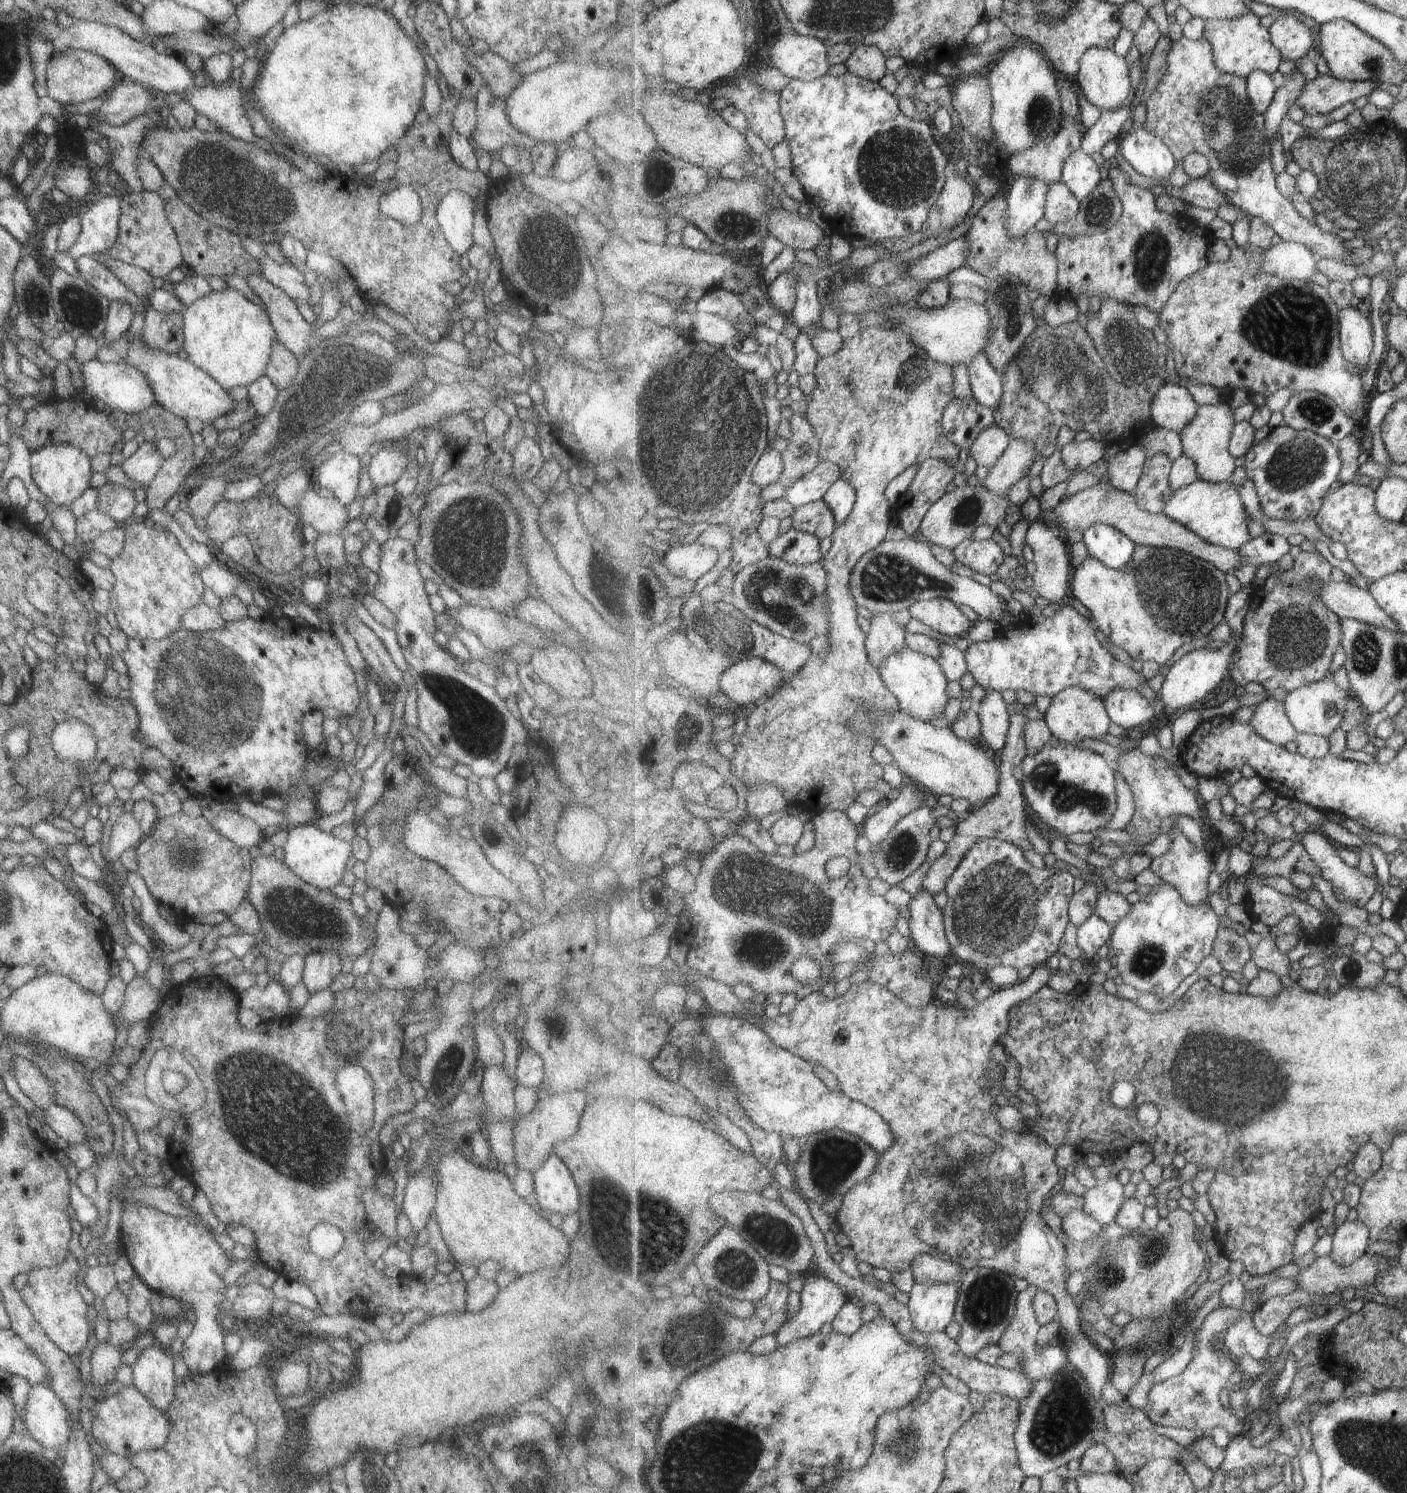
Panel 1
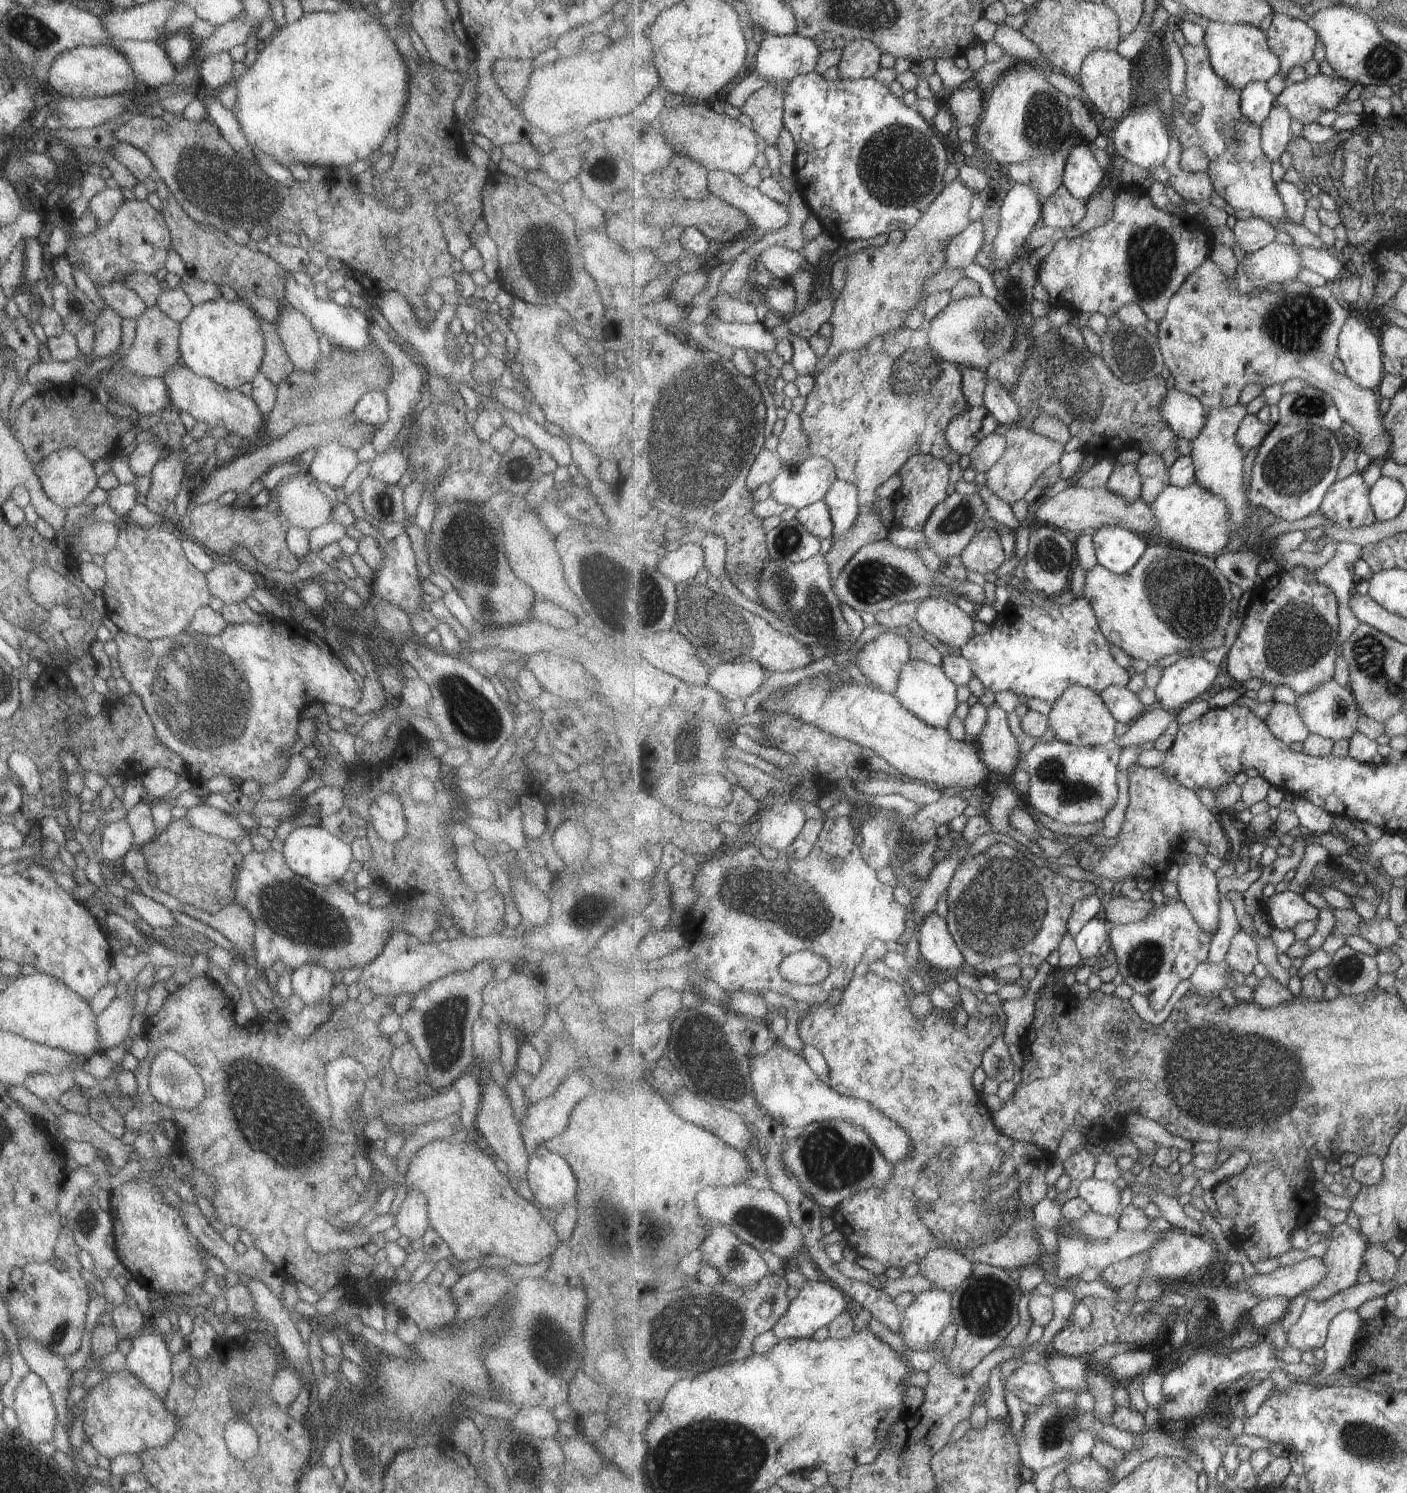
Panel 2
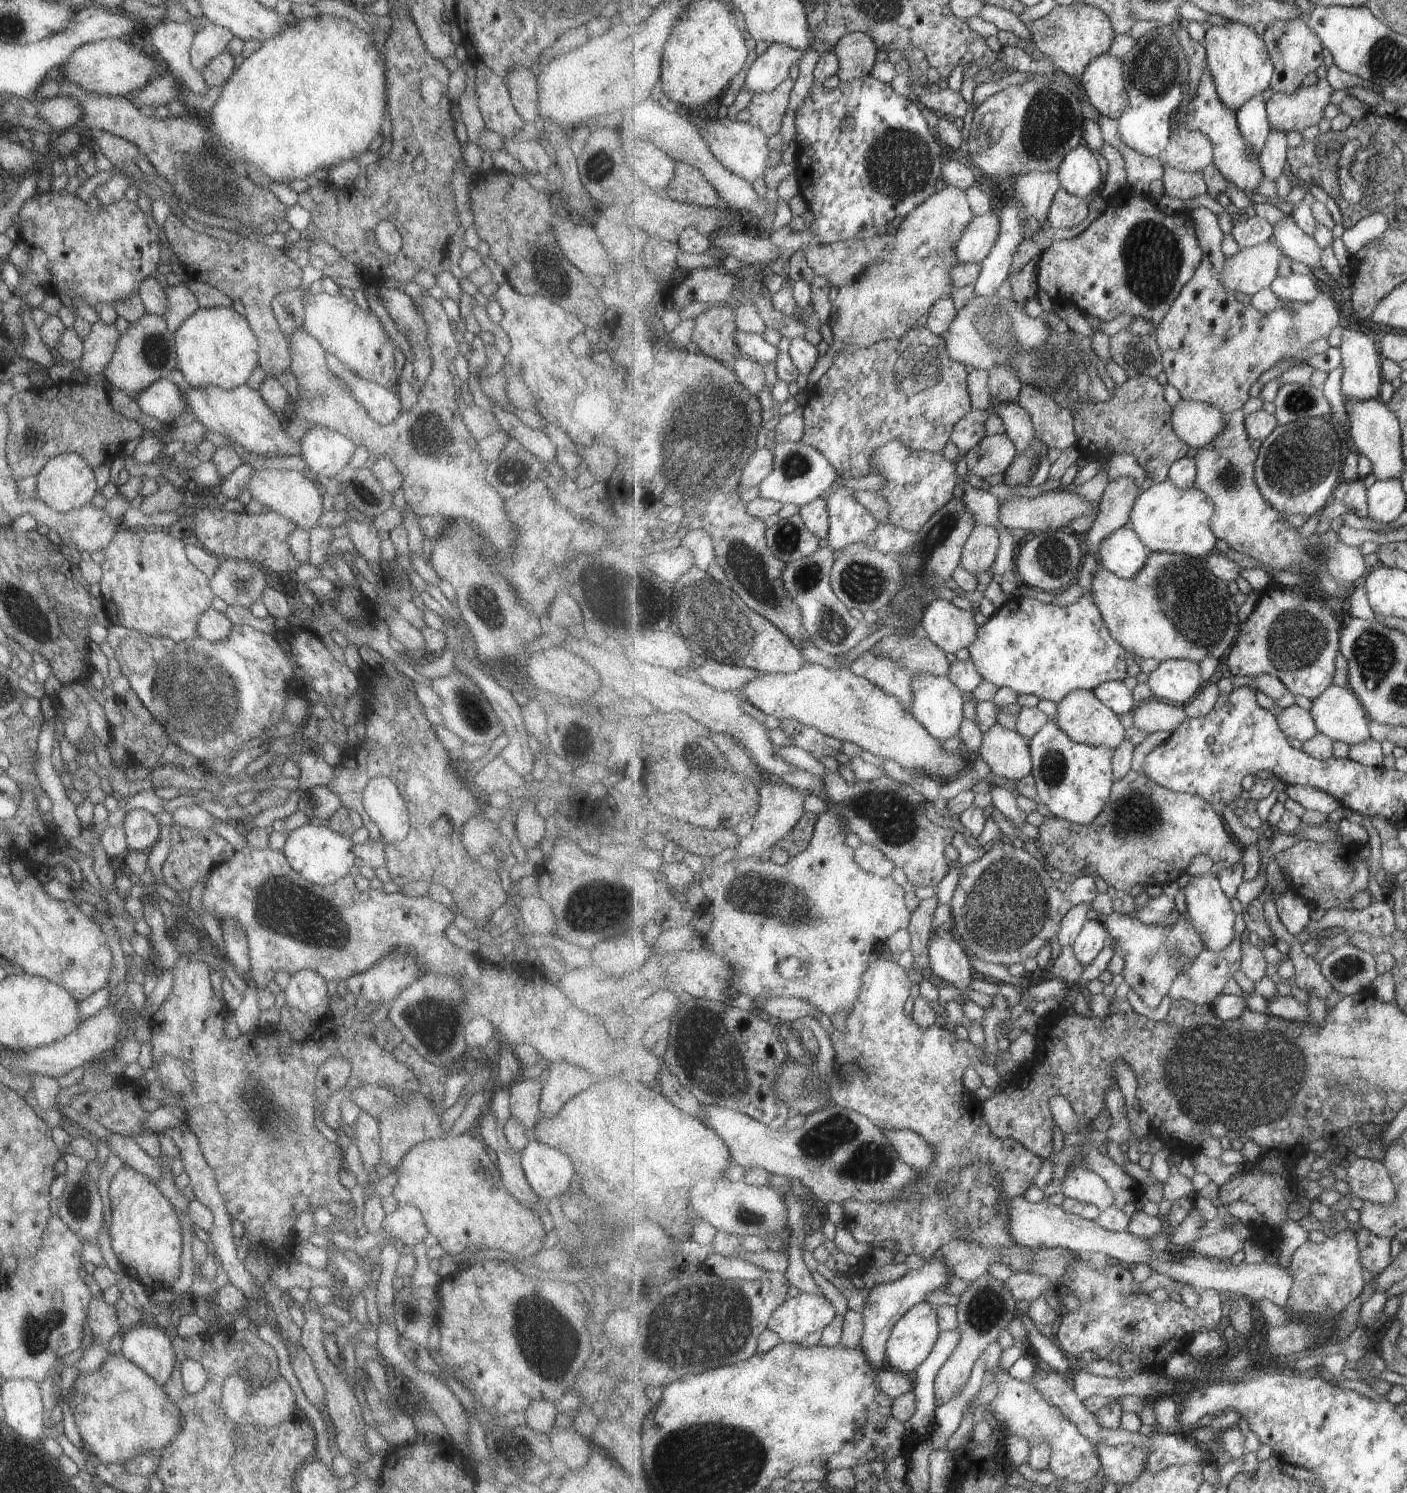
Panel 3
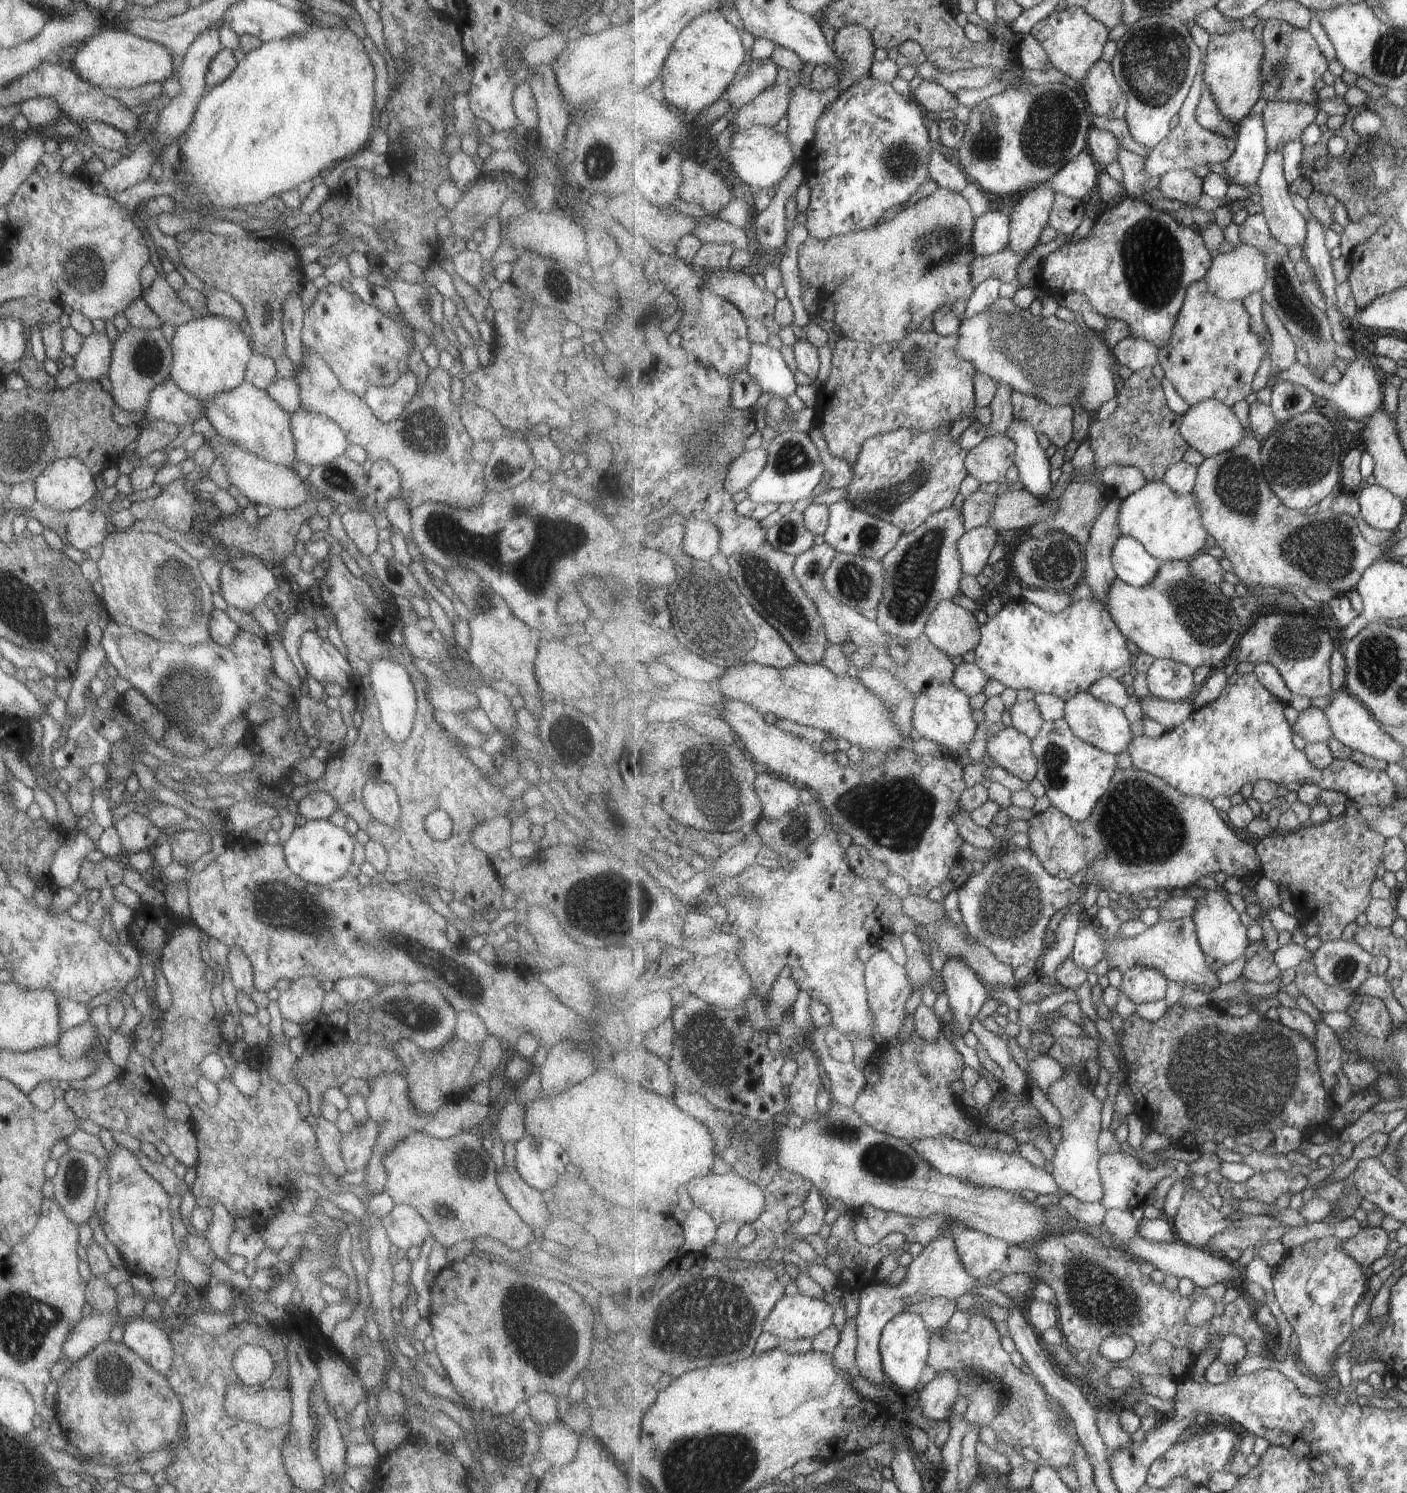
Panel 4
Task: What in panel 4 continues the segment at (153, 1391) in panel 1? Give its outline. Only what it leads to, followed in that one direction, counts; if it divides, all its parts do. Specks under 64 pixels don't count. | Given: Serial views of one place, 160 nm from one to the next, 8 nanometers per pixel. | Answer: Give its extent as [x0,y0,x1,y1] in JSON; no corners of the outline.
[120,1316,173,1375]

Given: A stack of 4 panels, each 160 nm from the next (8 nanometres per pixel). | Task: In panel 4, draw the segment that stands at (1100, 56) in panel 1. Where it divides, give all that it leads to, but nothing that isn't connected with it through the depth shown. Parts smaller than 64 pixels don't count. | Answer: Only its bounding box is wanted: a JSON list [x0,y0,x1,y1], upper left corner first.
[1081,60,1127,119]

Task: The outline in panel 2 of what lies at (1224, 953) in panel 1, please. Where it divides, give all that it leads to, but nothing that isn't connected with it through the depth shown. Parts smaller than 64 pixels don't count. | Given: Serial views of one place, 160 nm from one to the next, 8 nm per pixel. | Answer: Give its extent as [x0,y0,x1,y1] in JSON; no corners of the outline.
[1226,931,1260,976]

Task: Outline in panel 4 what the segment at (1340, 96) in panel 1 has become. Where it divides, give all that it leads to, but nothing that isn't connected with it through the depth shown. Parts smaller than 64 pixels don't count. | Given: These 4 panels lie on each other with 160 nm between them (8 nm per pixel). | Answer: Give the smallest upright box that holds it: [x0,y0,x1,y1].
[1263,102,1320,152]

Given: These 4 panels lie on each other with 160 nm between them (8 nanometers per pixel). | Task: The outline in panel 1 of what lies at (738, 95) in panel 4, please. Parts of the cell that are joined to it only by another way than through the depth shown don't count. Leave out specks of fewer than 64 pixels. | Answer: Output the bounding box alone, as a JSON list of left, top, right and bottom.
[767,32,830,81]

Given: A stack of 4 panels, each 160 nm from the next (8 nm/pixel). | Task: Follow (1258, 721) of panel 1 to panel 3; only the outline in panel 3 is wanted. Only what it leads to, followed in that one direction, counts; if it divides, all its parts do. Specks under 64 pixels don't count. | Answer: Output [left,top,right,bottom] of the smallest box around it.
[1278,705,1319,744]

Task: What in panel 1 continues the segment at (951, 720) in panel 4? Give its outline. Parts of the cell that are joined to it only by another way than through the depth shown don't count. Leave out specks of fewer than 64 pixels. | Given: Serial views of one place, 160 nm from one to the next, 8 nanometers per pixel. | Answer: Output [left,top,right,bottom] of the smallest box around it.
[878,646,950,722]

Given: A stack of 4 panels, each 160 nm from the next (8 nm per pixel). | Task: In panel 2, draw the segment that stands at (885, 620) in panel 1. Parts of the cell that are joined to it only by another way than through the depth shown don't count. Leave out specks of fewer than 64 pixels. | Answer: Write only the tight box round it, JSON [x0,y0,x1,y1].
[857,631,911,693]

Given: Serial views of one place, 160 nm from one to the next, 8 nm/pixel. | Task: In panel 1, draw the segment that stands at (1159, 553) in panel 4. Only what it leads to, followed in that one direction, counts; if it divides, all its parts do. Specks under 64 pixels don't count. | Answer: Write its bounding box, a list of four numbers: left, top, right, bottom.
[1162,478,1253,551]

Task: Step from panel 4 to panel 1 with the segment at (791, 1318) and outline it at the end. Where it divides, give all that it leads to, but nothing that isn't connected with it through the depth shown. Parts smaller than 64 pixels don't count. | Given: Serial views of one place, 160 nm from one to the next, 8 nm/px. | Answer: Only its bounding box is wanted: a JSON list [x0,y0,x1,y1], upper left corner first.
[775,1272,851,1347]

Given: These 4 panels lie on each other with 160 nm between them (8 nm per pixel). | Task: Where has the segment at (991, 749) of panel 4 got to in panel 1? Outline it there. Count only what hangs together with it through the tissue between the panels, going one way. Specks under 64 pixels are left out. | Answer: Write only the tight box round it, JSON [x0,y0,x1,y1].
[978,691,1011,751]

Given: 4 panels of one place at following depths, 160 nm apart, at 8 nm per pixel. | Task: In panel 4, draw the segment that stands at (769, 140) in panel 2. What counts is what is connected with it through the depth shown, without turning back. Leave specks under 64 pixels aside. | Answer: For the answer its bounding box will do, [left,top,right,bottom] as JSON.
[733,67,799,132]

